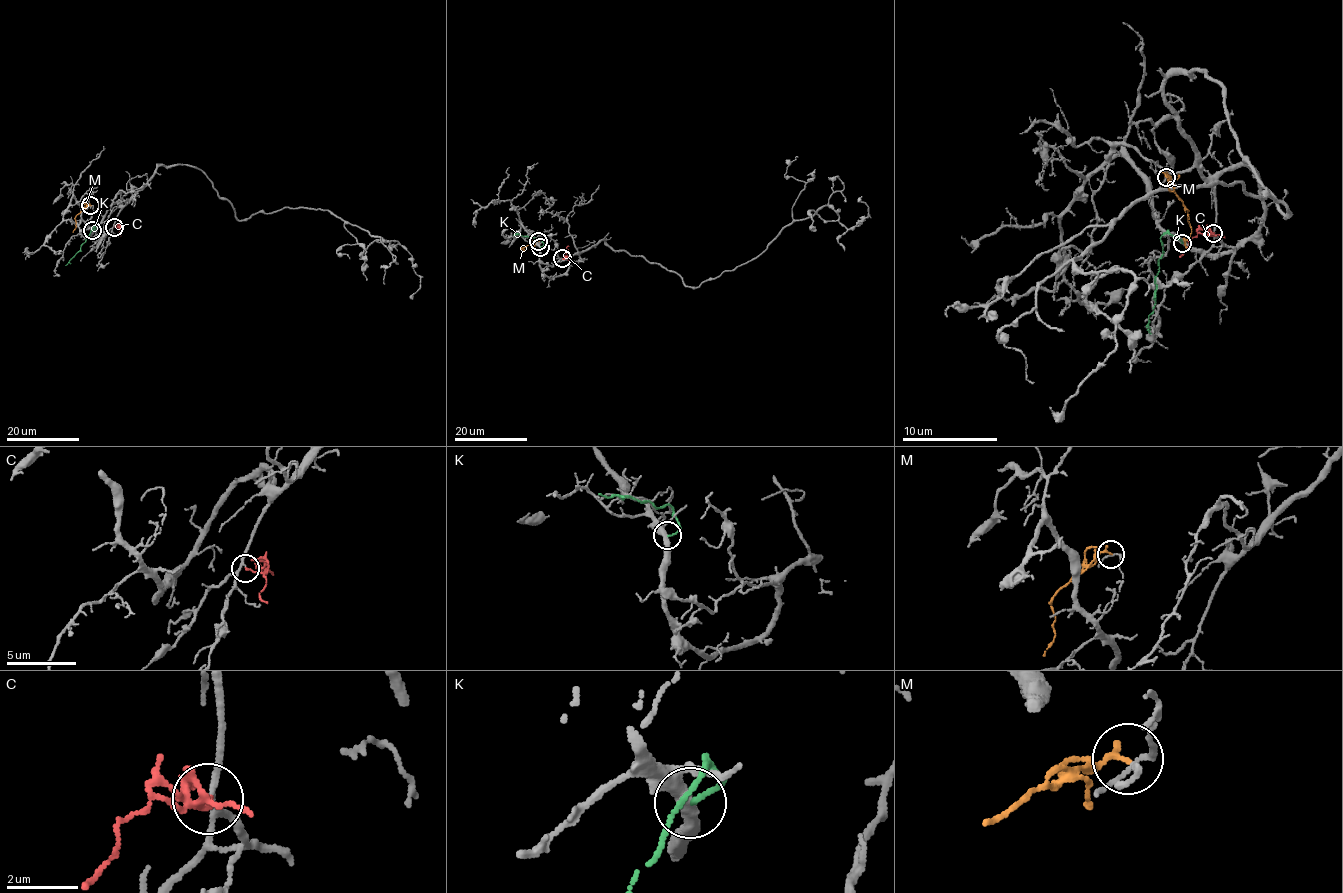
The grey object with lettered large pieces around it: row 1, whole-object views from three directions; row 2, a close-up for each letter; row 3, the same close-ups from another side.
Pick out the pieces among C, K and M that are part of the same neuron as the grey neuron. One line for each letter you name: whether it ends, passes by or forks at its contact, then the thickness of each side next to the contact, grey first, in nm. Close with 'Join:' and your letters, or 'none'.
C: it ends; calibres 140 and 150 nm
Join: C

